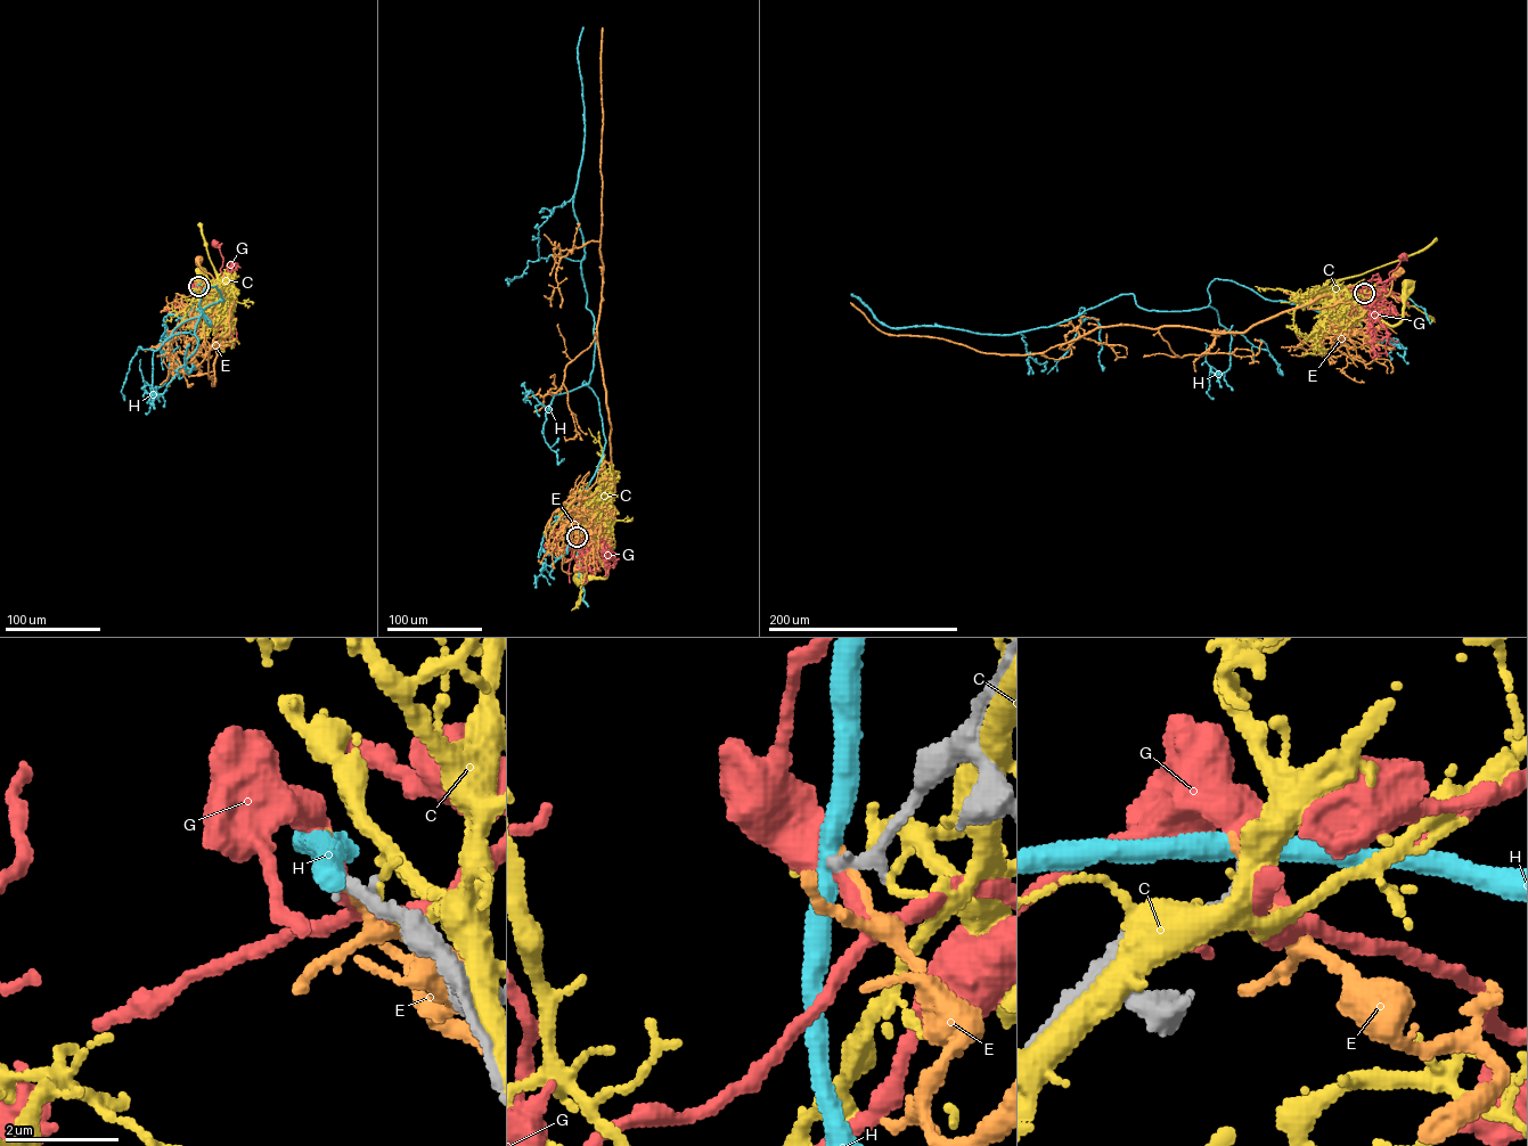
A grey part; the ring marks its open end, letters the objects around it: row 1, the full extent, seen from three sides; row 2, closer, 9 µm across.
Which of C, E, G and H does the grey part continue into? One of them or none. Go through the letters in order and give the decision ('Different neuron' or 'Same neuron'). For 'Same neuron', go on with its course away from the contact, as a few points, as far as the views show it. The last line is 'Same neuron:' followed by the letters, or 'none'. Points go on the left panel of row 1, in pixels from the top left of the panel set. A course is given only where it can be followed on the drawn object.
C: Different neuron
E: Different neuron
G: Different neuron
H: Different neuron
Same neuron: none

